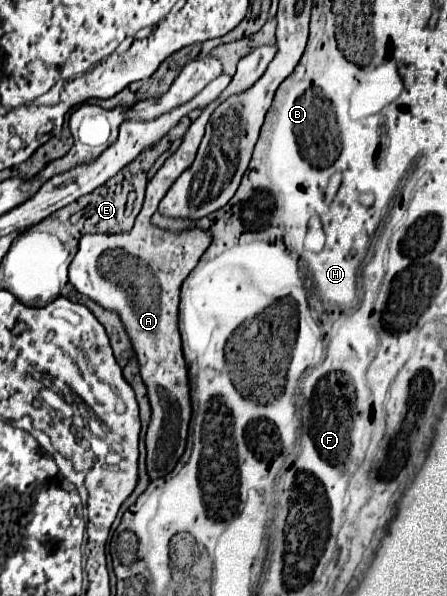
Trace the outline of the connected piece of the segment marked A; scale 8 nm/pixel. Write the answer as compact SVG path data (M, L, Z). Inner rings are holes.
M262 45L252 49L238 61L238 71L232 77L230 85L212 105L208 105L208 109L202 110L196 121L192 121L176 153L172 153L158 169L158 173L148 181L146 199L142 211L136 217L134 227L128 233L84 235L78 243L78 253L70 263L70 283L76 287L76 291L88 295L104 309L116 311L122 317L126 333L130 335L134 351L138 355L142 381L148 387L148 397L152 405L152 421L146 433L146 471L150 481L168 475L186 447L192 405L188 367L182 355L182 339L178 328L180 288L182 281L196 267L196 263L212 243L212 235L200 227L190 227L180 233L174 233L152 225L150 217L156 213L160 199L166 195L166 189L186 167L192 165L196 149L204 135L204 127L216 105L226 101L230 95L242 93L250 85L254 85L262 77L274 55L276 45ZM154 359L158 359L158 395L154 395Z

